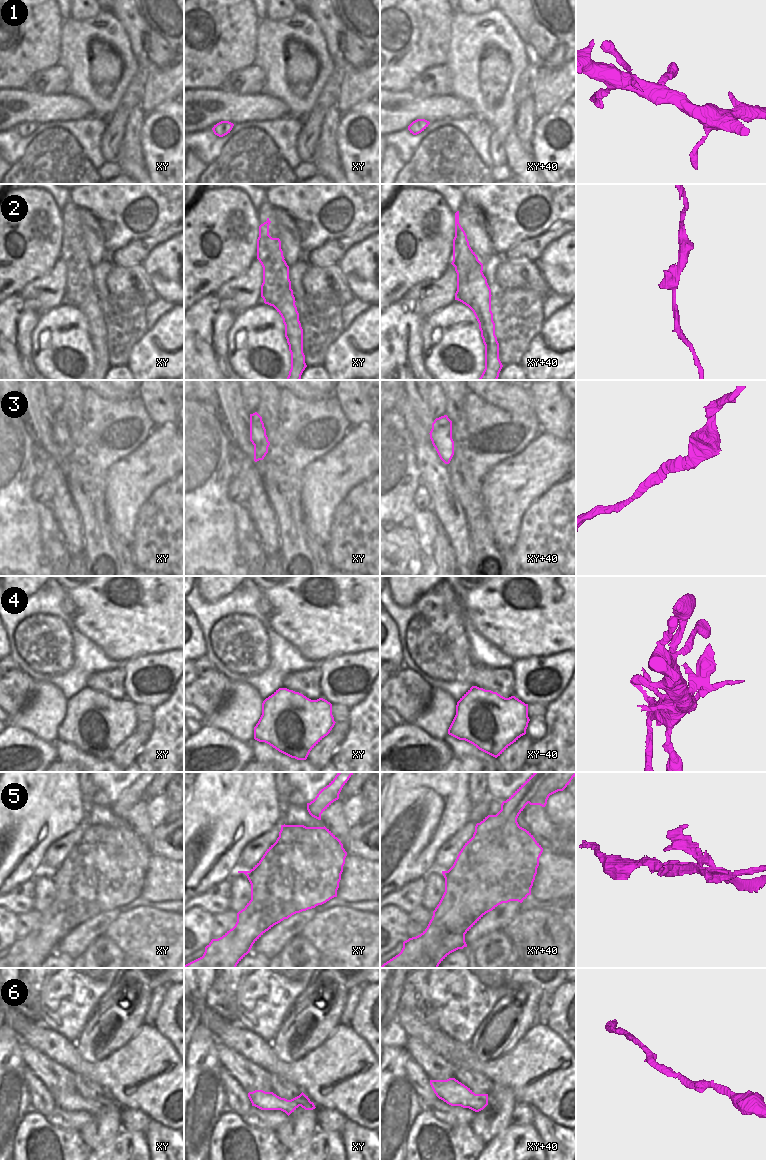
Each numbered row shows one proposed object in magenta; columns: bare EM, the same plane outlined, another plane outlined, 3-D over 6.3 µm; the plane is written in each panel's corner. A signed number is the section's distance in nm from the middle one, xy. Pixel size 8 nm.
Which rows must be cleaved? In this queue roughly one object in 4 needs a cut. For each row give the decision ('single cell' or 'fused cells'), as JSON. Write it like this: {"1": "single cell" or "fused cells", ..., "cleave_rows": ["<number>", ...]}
{"1": "single cell", "2": "fused cells", "3": "single cell", "4": "single cell", "5": "fused cells", "6": "single cell", "cleave_rows": ["2", "5"]}

